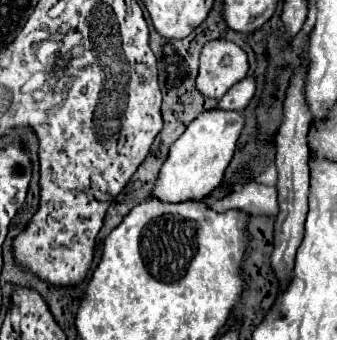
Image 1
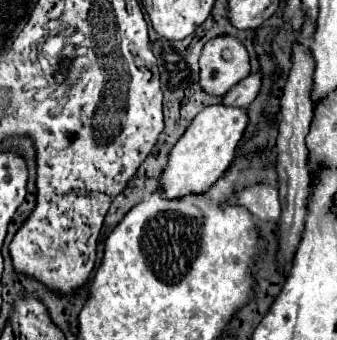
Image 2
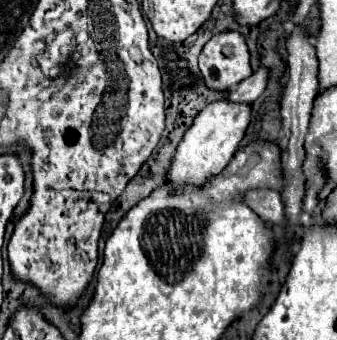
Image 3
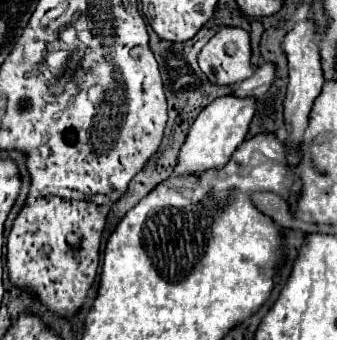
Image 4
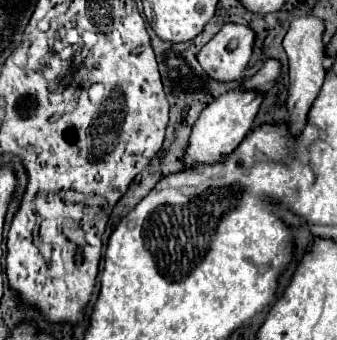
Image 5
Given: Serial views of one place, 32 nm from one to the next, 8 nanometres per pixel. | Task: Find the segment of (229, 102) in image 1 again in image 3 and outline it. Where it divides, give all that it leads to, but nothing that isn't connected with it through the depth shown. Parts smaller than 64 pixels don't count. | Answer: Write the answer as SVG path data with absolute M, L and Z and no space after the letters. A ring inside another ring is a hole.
M260 68L256 70L252 76L248 76L246 80L242 80L240 84L236 84L230 94L226 96L226 100L238 102L238 104L252 104L266 88L266 80L268 80L268 70Z

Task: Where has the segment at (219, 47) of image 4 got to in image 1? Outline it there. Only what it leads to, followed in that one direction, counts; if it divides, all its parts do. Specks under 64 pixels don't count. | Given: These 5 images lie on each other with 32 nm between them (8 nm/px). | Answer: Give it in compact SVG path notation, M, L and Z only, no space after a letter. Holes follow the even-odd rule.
M214 40L200 52L200 68L196 76L196 90L204 98L220 98L230 86L242 80L248 72L248 60L242 48L232 42Z

